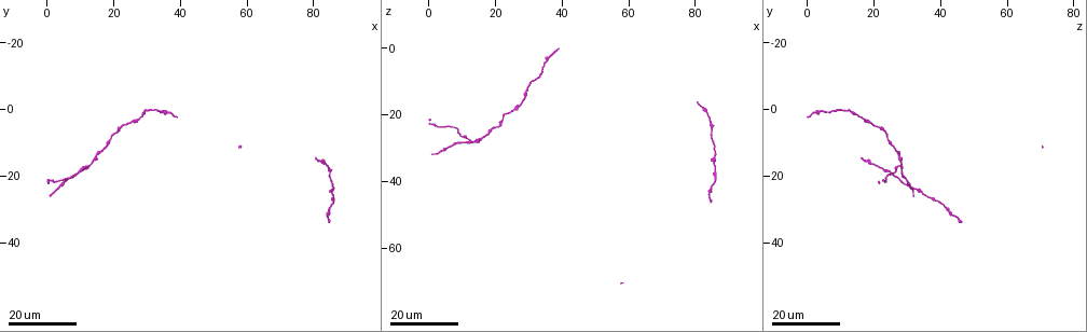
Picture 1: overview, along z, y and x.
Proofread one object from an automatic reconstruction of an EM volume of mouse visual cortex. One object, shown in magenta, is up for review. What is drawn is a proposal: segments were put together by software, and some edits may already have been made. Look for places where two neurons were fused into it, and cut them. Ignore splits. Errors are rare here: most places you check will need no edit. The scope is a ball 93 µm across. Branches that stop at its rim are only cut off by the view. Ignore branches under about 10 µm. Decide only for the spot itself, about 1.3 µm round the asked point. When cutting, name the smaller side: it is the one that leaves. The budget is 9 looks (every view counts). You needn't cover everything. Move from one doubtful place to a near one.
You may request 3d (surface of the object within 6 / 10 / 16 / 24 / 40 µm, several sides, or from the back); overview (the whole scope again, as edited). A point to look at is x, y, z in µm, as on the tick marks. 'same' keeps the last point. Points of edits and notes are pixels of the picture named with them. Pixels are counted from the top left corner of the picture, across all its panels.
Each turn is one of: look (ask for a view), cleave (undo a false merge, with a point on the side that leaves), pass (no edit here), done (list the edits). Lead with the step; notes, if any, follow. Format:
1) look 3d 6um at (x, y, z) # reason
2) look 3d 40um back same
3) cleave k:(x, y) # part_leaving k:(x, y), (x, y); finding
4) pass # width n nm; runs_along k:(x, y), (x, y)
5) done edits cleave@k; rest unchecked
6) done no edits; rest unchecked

look 3d 16um at (36.0, 0.5, 3.0)

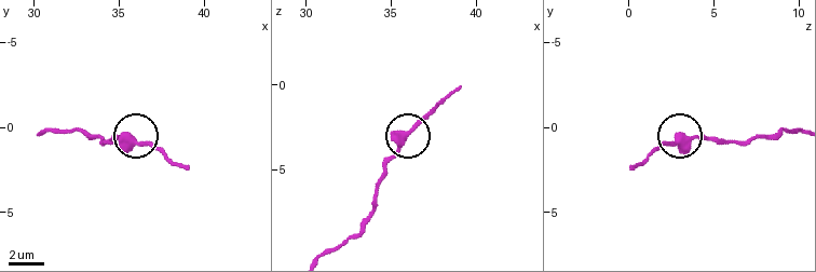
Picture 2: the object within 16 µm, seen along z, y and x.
look 3d 10um at (36.5, 1.0, 2.3) # closer look

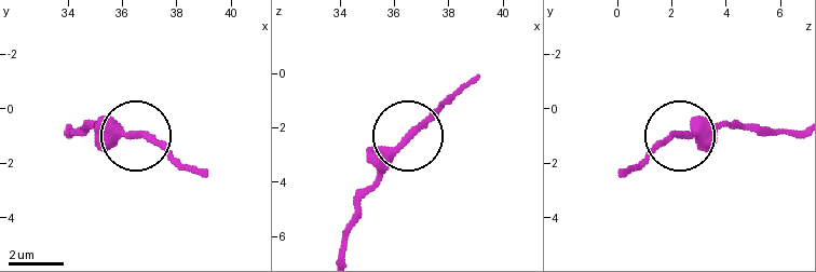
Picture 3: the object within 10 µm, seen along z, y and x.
pass # runs_along 3:(410, 140), (450, 96); all the same neuron

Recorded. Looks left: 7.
look 3d 24um at (29.0, 1.5, 15.0) # thick turns thin

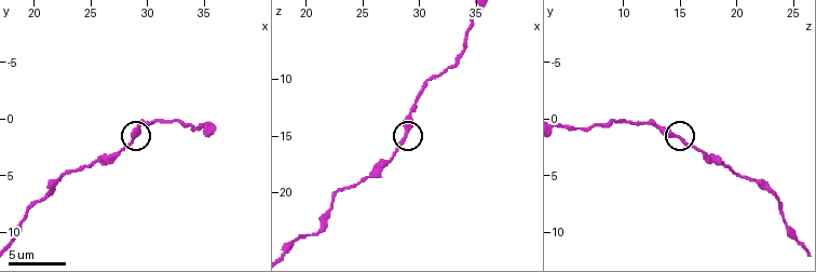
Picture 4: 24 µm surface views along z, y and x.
look 3d 6um at (29.0, 1.6, 15.0) # zoom in

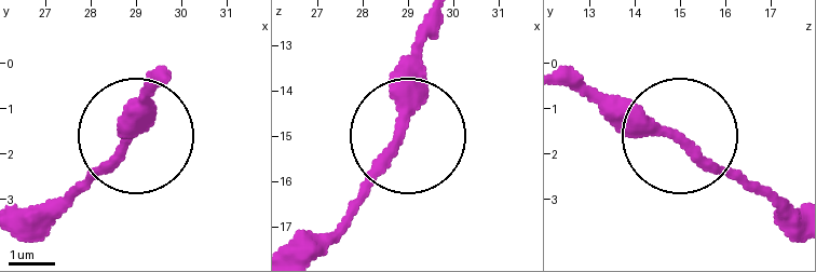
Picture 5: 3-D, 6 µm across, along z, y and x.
pass # all the same neuron

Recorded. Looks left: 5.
look 3d 10um at (21.4, 6.6, 23.2)

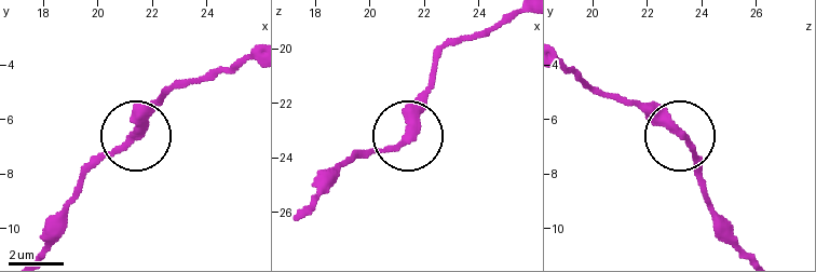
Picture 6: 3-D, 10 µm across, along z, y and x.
look 3d 6um at (21.5, 6.6, 23.3)

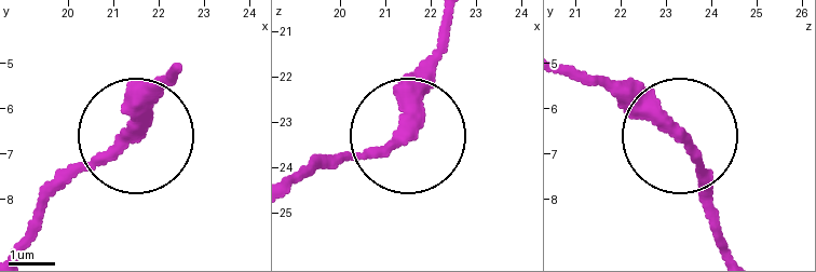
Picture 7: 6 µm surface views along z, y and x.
pass # runs_along 7:(447, 19), (416, 124), (307, 166); one neuron here

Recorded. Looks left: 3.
look 3d 10um at (26.0, 3.6, 18.4) # three arms meet

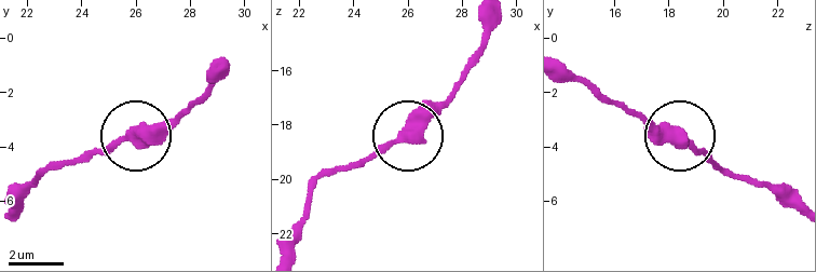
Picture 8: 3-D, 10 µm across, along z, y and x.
pass # width 340 nm; runs_along 8:(494, 18), (459, 87), (418, 130), (350, 168); continuous, no second neuron

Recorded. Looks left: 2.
done no edits; rest unchecked

